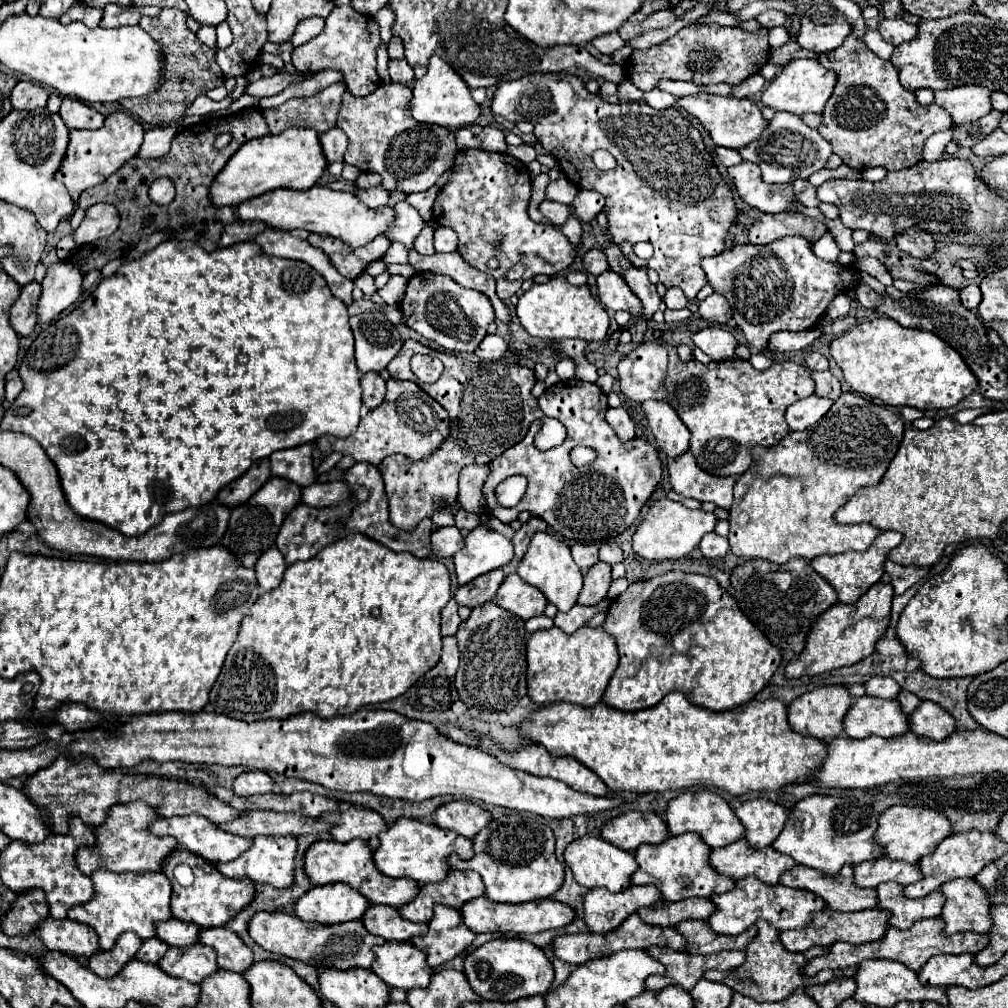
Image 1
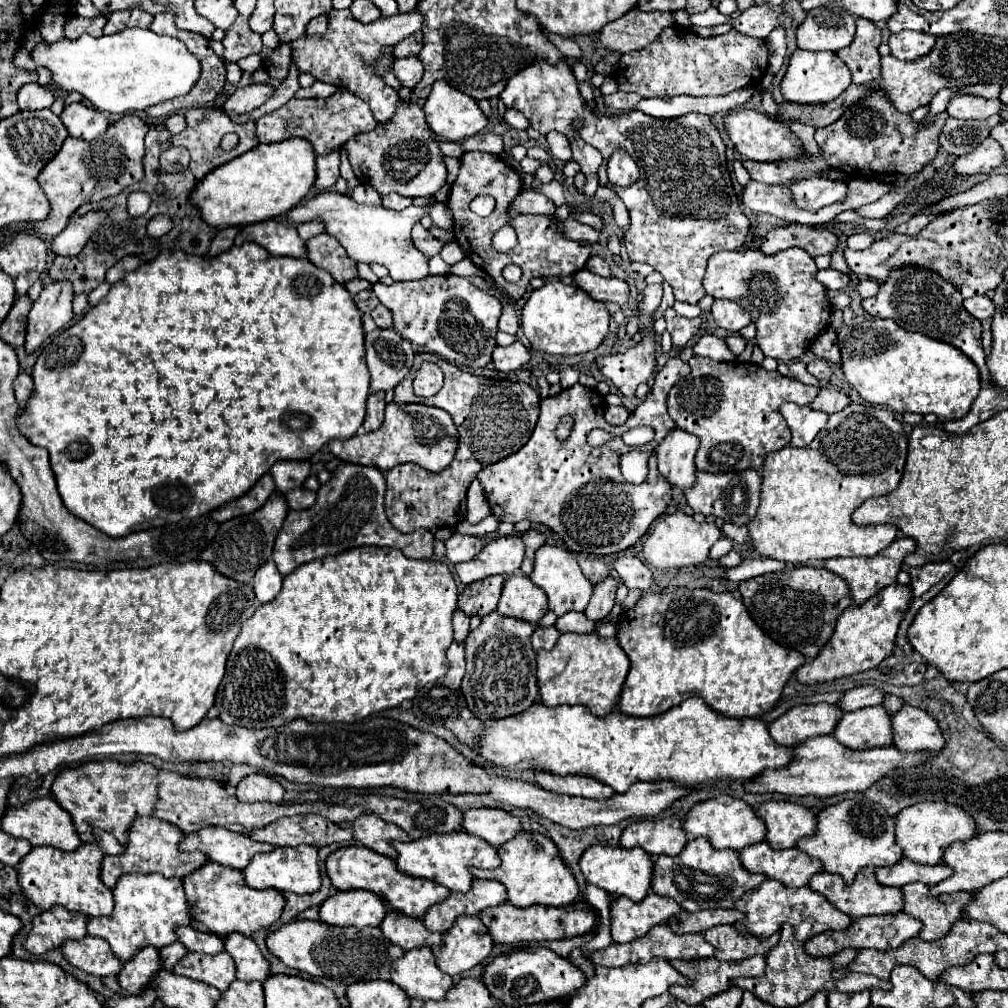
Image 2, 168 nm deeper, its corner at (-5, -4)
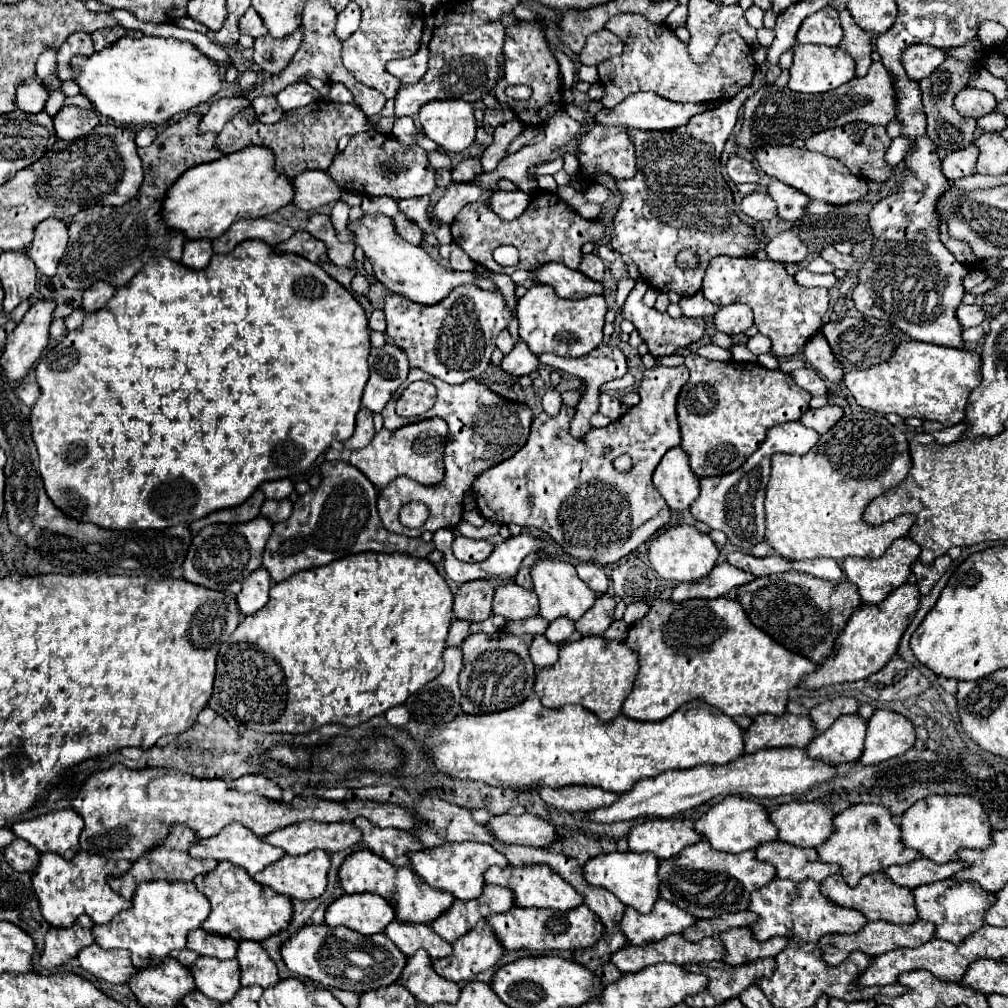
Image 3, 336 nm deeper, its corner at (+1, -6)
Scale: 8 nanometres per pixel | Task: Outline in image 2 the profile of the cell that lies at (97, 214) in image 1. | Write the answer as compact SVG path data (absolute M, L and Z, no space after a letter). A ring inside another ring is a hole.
M90 212L86 216L74 214L66 228L52 240L50 250L58 256L76 256L94 234L94 226L98 226L98 212Z

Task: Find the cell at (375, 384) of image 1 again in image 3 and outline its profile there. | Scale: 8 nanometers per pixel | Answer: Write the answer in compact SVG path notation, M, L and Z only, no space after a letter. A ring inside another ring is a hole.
M360 408L358 416L356 416L356 430L354 436L348 438L344 442L344 448L364 448L372 438L374 438L374 424L372 424L372 412L368 412L368 408Z

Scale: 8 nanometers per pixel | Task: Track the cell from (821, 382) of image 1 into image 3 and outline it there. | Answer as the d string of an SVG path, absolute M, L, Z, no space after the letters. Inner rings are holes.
M826 404L822 408L810 408L808 412L804 412L804 416L800 418L800 422L808 428L814 428L816 432L824 434L828 432L840 418L842 418L842 408L838 404Z

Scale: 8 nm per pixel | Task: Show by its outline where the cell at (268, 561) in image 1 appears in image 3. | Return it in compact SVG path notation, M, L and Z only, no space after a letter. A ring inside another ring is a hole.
M258 568L256 572L252 572L244 584L242 584L242 592L238 594L238 608L244 614L254 614L260 608L266 606L266 602L270 600L268 592L270 592L272 580L268 576L266 568Z

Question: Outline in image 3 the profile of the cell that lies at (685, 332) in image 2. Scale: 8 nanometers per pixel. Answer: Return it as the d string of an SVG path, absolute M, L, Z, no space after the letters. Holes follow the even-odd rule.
M642 278L636 280L636 286L632 288L632 292L628 294L628 298L622 306L622 316L636 326L636 330L640 332L640 336L648 344L648 350L654 358L656 356L670 356L676 350L680 350L680 348L684 348L684 346L702 338L702 334L704 334L704 320L702 318L686 318L686 316L670 318L668 314L660 314L656 308L644 306L642 298L648 288L648 284Z

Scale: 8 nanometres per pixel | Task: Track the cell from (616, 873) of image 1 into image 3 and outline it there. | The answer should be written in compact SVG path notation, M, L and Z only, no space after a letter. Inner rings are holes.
M612 852L608 856L596 856L584 864L584 878L592 886L600 886L610 890L622 904L632 906L640 914L652 910L652 904L658 898L658 858L652 854L636 854L636 852Z

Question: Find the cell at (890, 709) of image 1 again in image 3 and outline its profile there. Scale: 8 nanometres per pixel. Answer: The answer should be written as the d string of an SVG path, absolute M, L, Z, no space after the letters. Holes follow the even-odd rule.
M860 714L840 716L826 732L814 736L808 744L808 756L830 764L854 762L862 756L866 736L866 720Z

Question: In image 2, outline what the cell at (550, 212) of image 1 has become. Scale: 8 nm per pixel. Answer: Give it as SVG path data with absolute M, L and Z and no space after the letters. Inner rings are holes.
M522 190L514 202L510 204L508 216L514 218L516 214L544 214L544 216L554 216L556 206L546 200L544 194L534 192L534 190Z

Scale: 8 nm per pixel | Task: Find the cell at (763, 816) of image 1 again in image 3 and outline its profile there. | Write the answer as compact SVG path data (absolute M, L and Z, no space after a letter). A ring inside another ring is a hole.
M788 802L770 812L770 822L778 828L778 840L814 848L828 840L834 810L820 802Z

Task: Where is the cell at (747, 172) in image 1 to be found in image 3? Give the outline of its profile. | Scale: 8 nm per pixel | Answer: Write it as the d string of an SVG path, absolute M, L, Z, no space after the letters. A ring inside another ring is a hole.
M752 192L742 200L742 212L754 220L776 218L776 202L766 192Z

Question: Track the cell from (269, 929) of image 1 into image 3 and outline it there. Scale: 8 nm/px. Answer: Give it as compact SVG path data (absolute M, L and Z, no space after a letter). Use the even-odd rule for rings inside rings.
M326 924L302 926L280 946L280 956L290 972L306 976L324 986L352 990L356 994L394 984L406 964L406 956L392 940L388 940L386 934L364 936L344 926L330 928Z

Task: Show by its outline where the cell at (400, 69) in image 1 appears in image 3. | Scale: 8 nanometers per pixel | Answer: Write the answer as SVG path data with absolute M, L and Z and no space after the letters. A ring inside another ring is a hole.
M424 44L416 54L408 56L404 60L388 62L386 70L392 76L396 76L402 84L416 84L424 76L426 64L428 64L428 44Z

